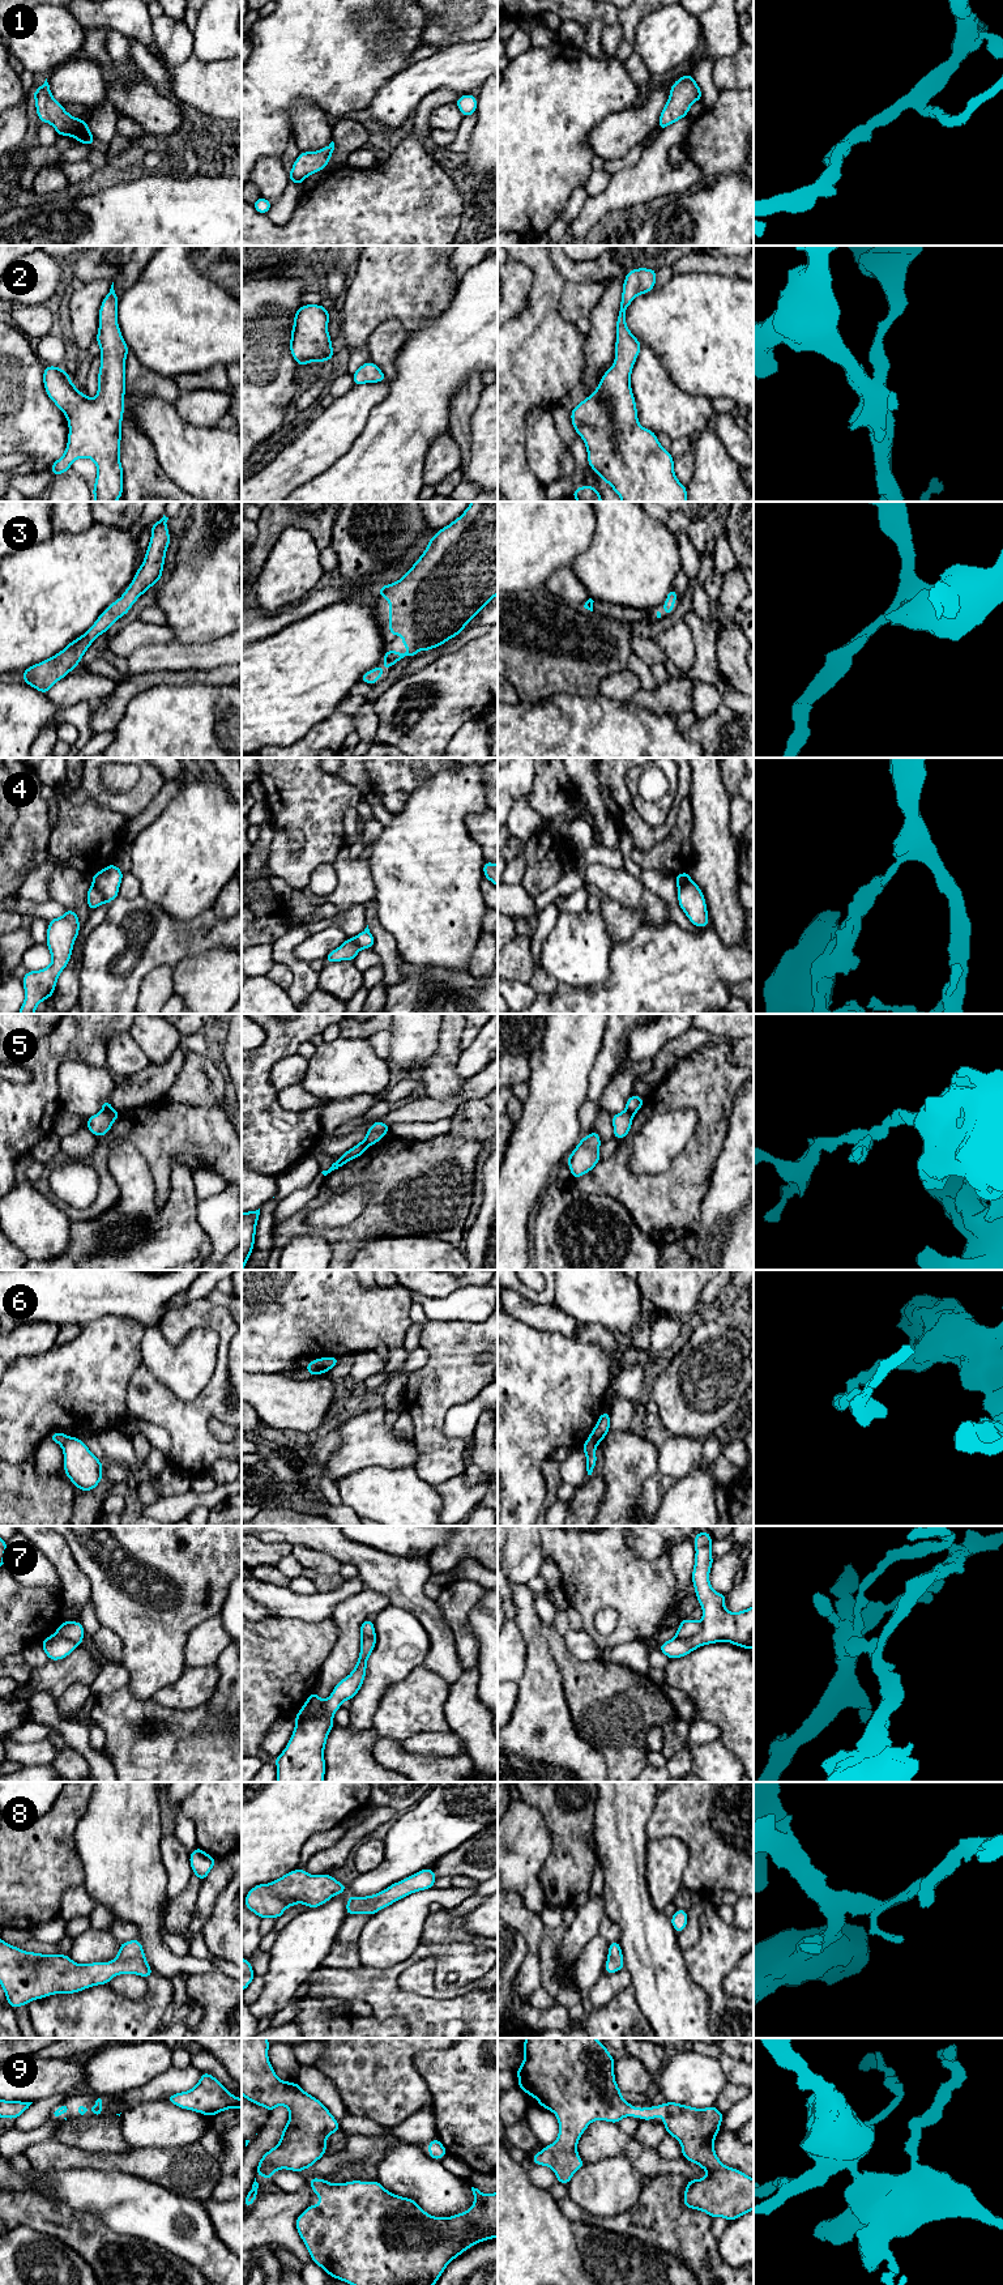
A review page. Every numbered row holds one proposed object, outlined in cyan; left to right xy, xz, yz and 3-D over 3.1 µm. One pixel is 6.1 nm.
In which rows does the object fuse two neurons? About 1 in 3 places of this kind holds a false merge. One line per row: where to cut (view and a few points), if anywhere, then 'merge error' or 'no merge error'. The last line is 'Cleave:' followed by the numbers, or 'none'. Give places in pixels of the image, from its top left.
1: no cut | no merge error
2: no cut | no merge error
3: no cut | no merge error
4: xy (93, 885), (101, 892), (105, 902) | merge error
5: xz (358, 1143), (367, 1146) | merge error
6: xz (320, 1359), (324, 1372) | merge error
7: yz (701, 1623), (701, 1627), (694, 1635), (675, 1637) | merge error
8: no cut | no merge error
9: no cut | no merge error
Cleave: 4, 5, 6, 7

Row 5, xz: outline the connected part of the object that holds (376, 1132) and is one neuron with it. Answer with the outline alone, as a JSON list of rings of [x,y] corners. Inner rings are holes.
[[[376,1121],[368,1127],[366,1138],[359,1143],[364,1143],[367,1146],[372,1146],[372,1144],[377,1143],[380,1139],[383,1139],[384,1135],[389,1130],[390,1130],[389,1125],[387,1125],[387,1124],[381,1122],[381,1121]]]

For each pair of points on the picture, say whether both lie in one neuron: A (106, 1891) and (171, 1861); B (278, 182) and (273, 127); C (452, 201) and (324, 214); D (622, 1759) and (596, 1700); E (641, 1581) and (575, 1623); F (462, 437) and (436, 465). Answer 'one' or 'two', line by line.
A: two
B: two
C: one
D: one
E: two
F: two

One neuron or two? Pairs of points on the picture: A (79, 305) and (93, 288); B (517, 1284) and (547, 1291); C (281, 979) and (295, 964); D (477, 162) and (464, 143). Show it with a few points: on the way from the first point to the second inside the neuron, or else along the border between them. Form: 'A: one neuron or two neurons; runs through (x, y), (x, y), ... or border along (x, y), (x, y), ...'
A: one neuron; runs through (82, 301), (92, 291)
B: one neuron; runs through (525, 1291), (532, 1295), (540, 1295)
C: two neurons; border along (274, 960), (293, 975), (287, 989)
D: two neurons; border along (477, 119), (470, 136), (470, 144), (462, 152)

